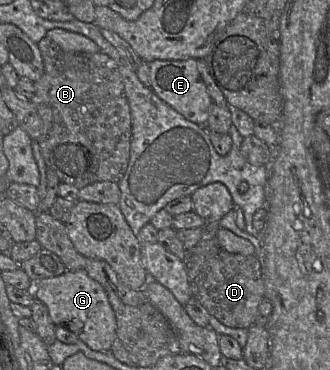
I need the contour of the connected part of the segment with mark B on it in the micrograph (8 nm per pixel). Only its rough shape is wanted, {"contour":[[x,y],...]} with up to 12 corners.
{"contour":[[46,37],[31,102],[60,183],[119,183],[131,111],[118,65]]}

